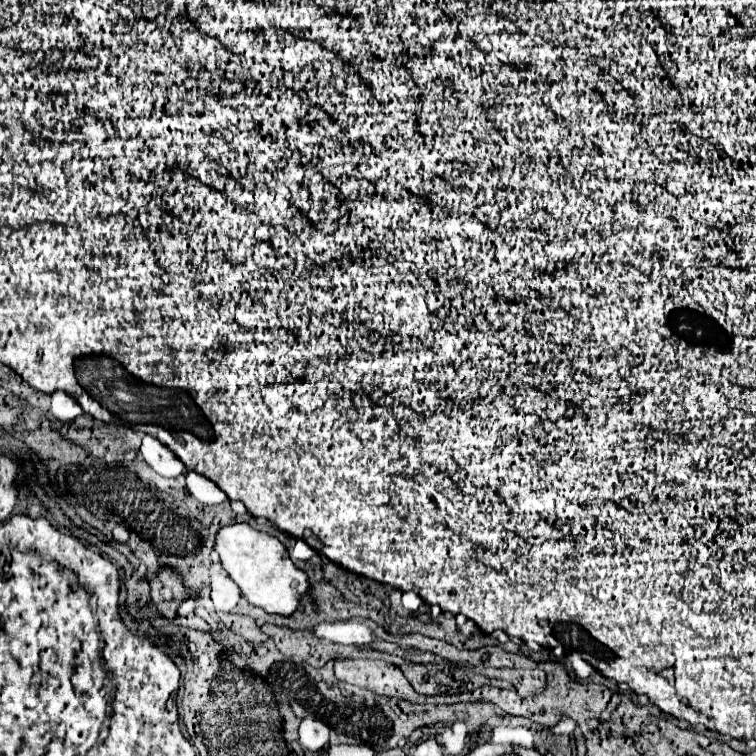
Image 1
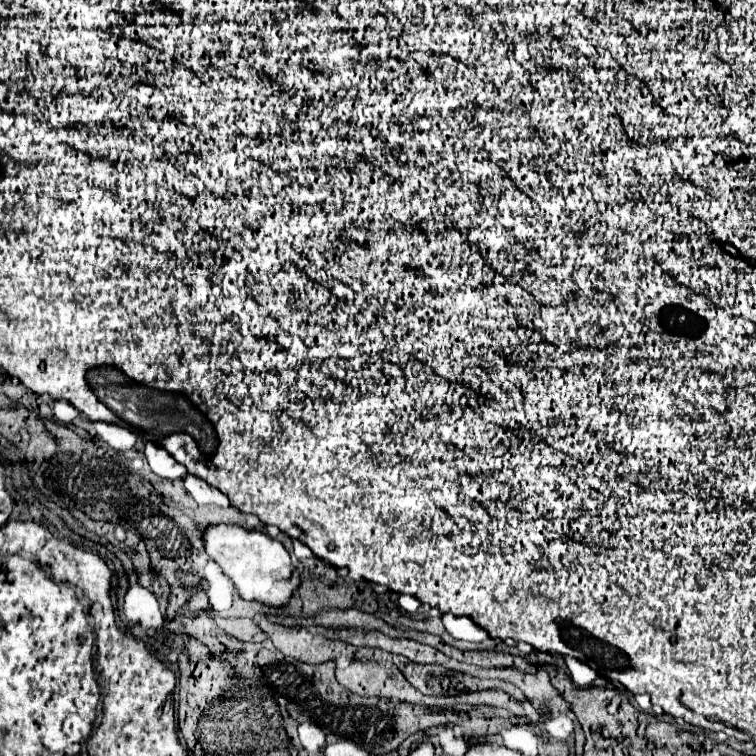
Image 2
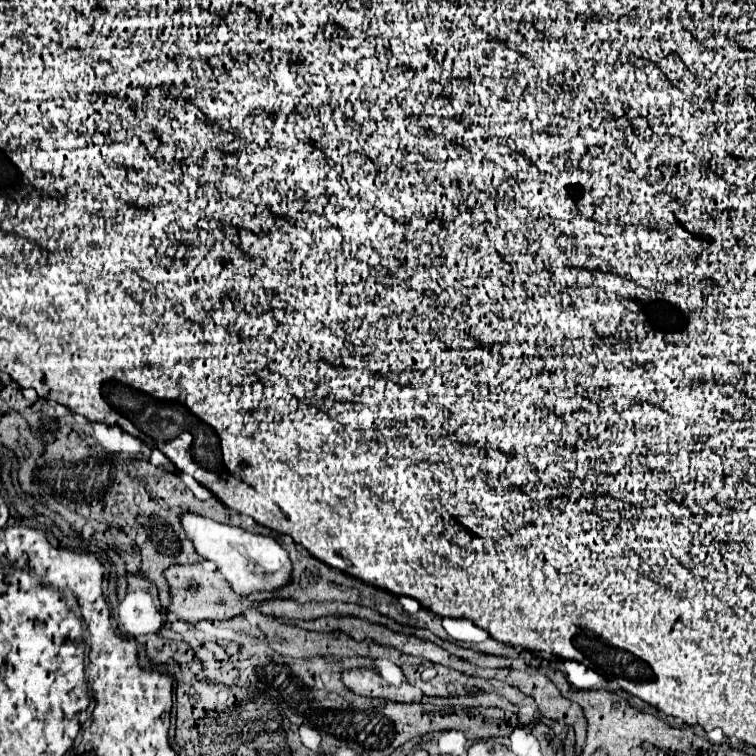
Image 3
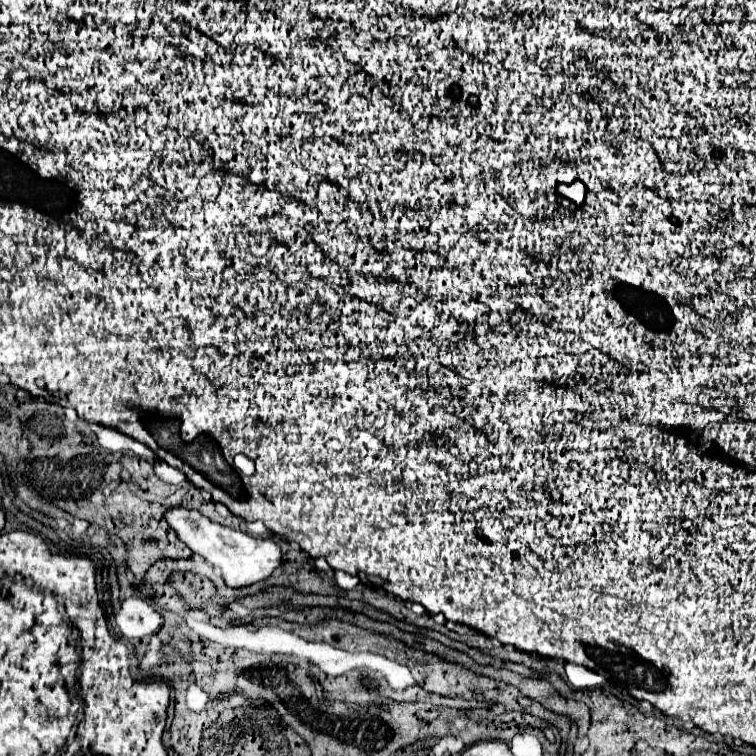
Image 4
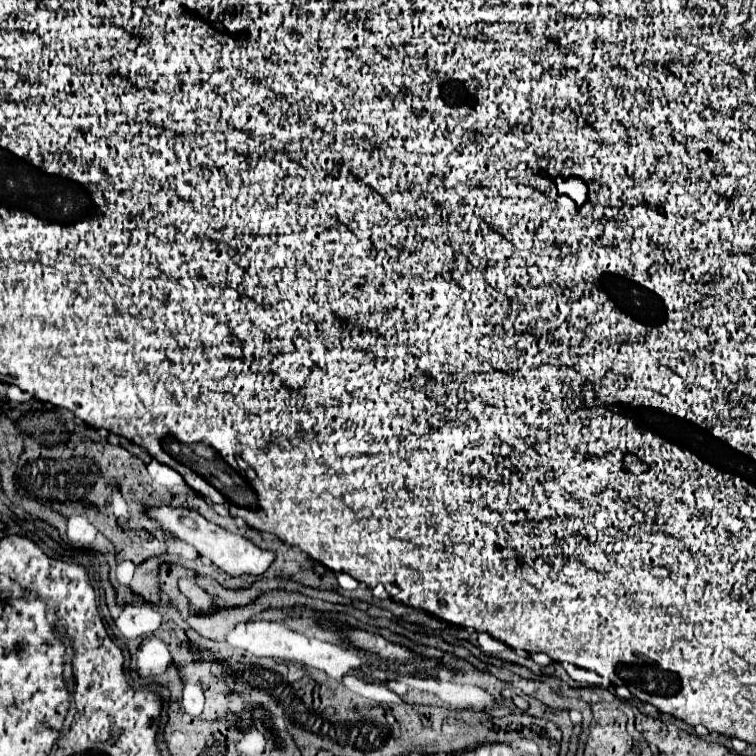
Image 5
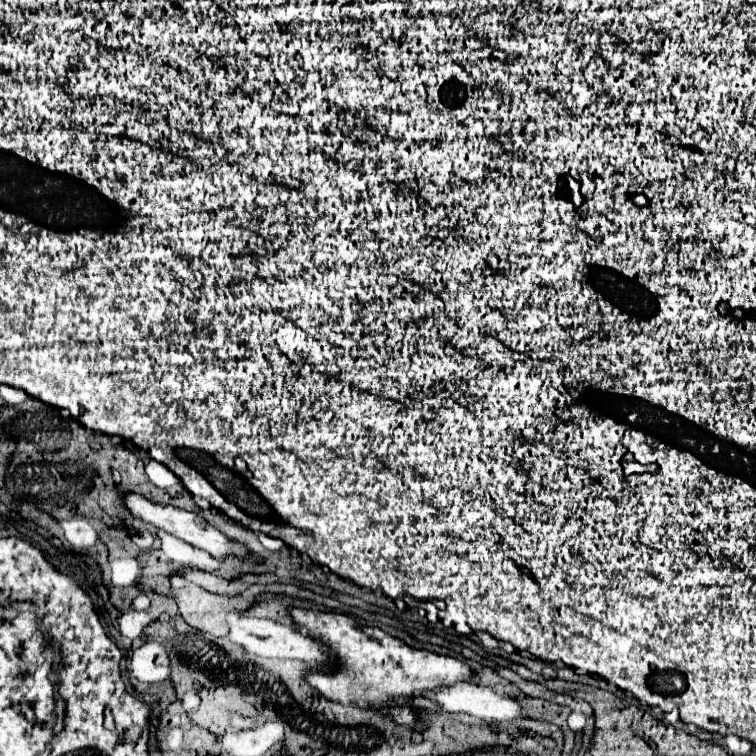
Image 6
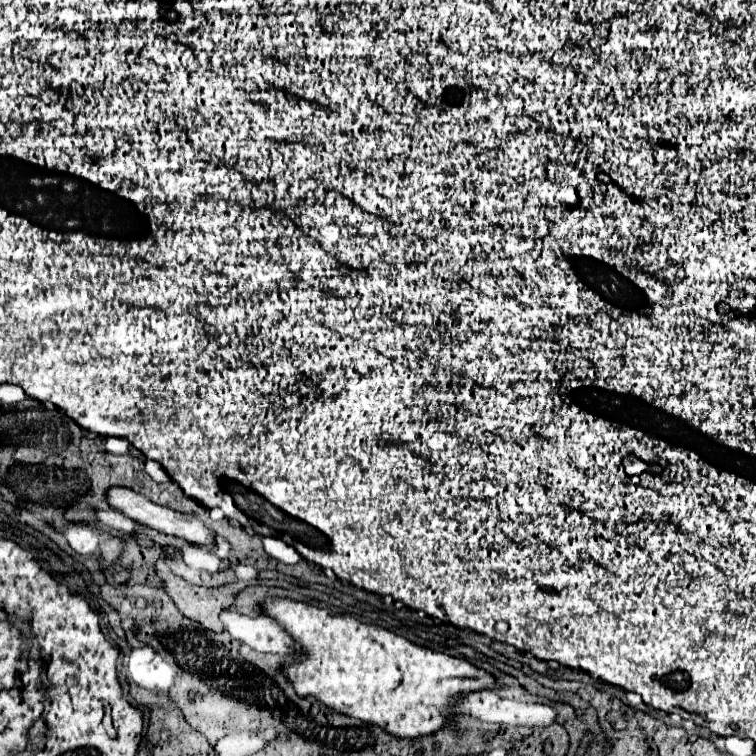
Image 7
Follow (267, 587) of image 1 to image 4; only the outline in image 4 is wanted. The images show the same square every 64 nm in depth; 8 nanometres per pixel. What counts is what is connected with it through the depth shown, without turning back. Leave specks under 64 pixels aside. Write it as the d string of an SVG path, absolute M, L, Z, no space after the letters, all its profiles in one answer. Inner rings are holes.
M170 508L164 512L164 520L192 552L206 556L206 558L210 556L210 564L214 564L222 570L222 578L230 588L262 582L268 576L272 576L272 574L276 576L280 572L282 552L280 552L280 546L274 544L274 540L270 540L270 538L268 540L252 538L244 532L216 524L216 522L208 520L206 516L202 516L200 512L188 510L188 508Z

